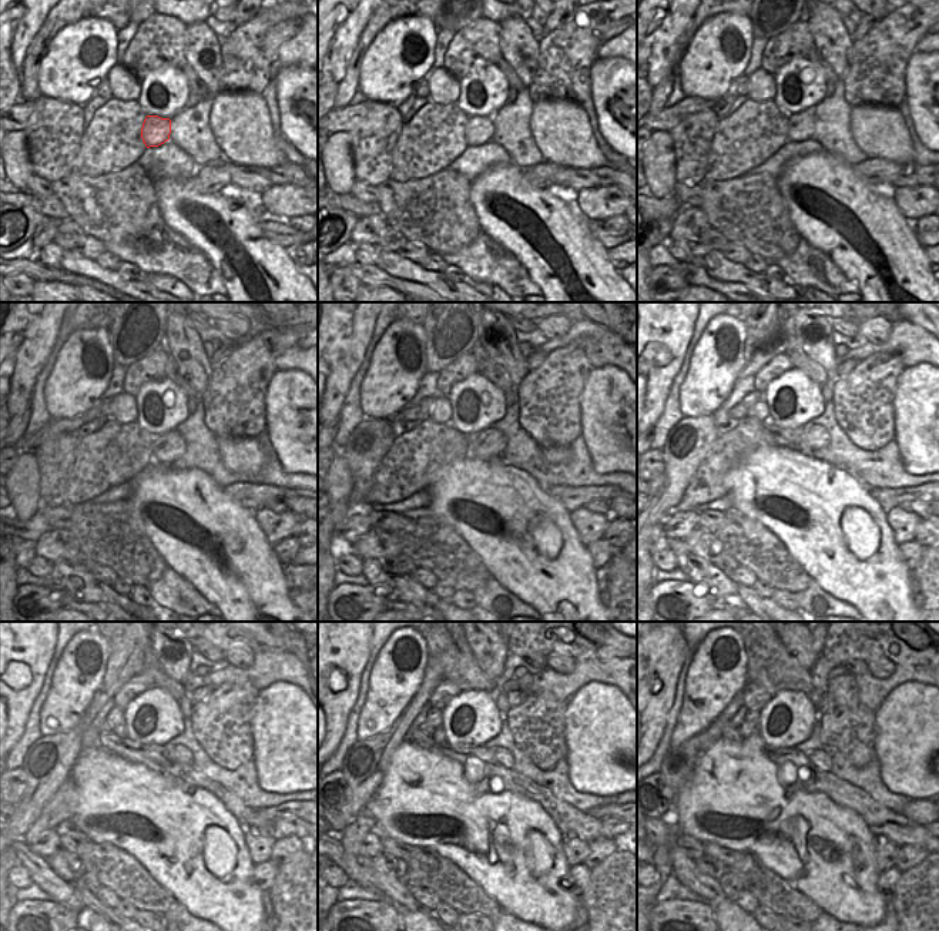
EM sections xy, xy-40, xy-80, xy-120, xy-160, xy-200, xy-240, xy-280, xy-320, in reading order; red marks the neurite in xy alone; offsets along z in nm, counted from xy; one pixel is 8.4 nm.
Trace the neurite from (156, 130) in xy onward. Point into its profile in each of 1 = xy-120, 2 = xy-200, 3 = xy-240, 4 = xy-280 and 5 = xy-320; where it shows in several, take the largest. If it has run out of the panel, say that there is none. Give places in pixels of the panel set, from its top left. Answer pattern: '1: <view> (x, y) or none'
1: xy-120 (168, 448)
2: xy-200 (814, 438)
3: xy-240 (181, 754)
4: xy-280 (502, 754)
5: xy-320 (821, 759)

